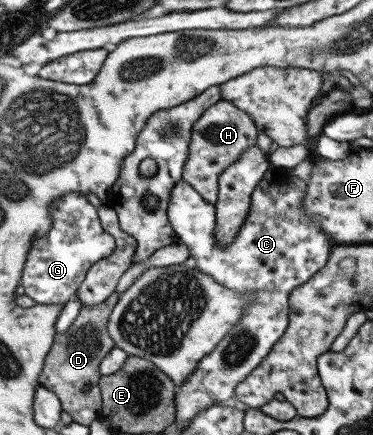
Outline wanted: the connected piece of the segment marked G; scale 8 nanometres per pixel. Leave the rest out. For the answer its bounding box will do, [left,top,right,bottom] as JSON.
[20,192,115,304]

